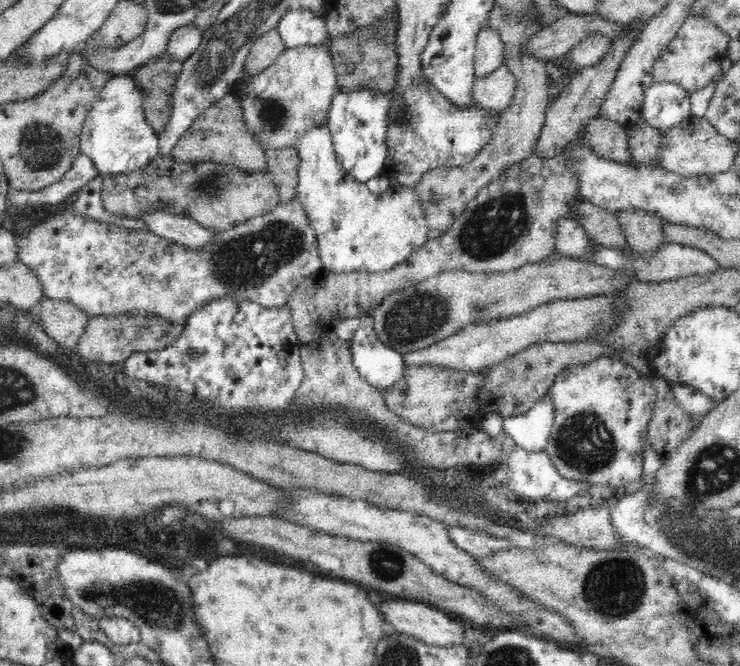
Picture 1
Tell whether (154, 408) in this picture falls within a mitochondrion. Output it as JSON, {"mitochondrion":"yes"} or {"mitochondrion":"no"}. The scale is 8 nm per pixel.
{"mitochondrion":"no"}

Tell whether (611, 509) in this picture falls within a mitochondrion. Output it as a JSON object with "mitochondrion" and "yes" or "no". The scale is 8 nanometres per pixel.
{"mitochondrion":"no"}

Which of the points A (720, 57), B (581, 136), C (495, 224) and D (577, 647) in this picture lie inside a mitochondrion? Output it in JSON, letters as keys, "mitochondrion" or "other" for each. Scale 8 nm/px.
{"A":"other","B":"other","C":"mitochondrion","D":"other"}

